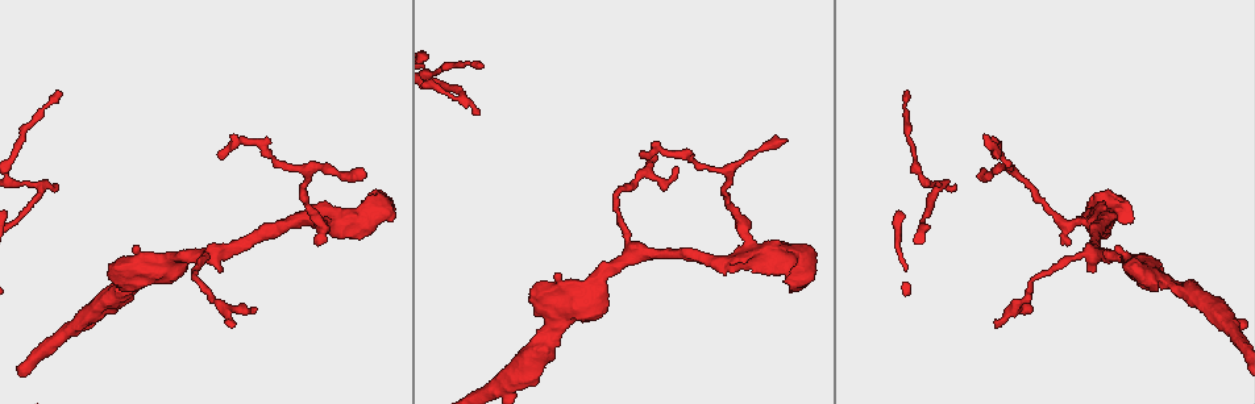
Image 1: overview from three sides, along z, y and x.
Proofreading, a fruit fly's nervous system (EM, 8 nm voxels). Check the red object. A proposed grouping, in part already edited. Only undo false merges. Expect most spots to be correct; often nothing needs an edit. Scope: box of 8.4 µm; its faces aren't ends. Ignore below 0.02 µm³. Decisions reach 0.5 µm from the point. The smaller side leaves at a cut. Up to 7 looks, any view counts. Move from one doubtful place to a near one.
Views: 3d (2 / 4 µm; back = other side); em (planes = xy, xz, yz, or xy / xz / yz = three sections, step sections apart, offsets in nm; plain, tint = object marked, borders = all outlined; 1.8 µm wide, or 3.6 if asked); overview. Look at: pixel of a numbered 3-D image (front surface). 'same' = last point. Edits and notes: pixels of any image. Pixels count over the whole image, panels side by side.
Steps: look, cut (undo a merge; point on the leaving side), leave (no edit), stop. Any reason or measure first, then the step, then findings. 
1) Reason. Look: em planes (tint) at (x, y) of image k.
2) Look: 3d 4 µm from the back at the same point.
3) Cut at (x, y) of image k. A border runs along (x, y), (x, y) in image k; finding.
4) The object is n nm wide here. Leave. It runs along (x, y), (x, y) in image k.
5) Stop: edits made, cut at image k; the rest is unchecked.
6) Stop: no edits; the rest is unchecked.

Sharp bend. Look: 3d 2 µm at (224, 308) of image 1.

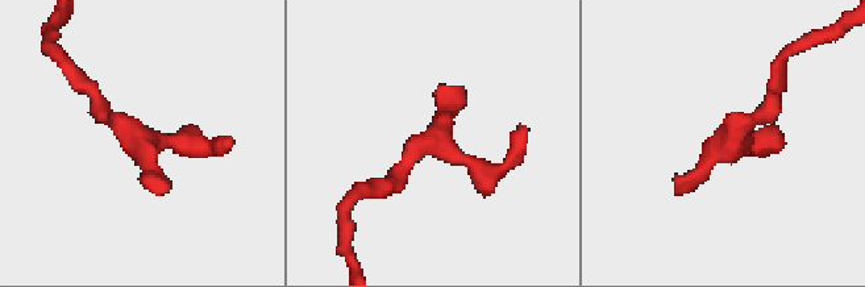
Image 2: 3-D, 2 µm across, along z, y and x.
Look: em yz step 16 (tint) at (733, 144) of image 2.

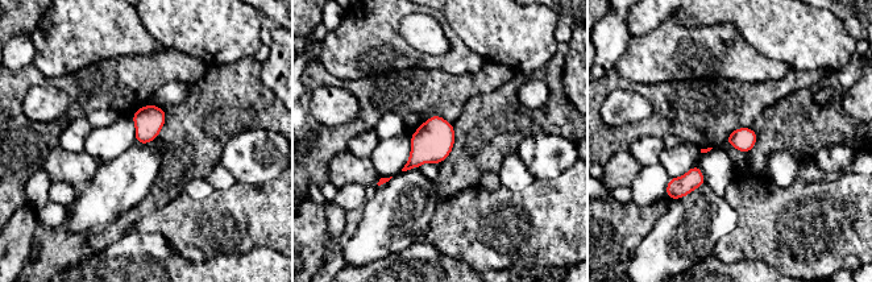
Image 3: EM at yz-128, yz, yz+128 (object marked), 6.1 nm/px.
Leave. Continuous, no second neuron.

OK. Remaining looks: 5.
Two arms in line, one across. Look: em planes (tint) at (165, 264) of image 1.

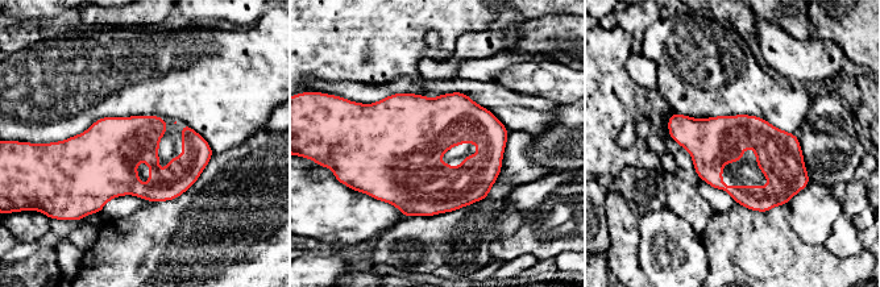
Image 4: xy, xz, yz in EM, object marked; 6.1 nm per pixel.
Leave. Continuous, no second neuron.

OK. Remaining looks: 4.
Abrupt turn. Look: em xy step 4 (tint) at (1011, 168) of image 1.

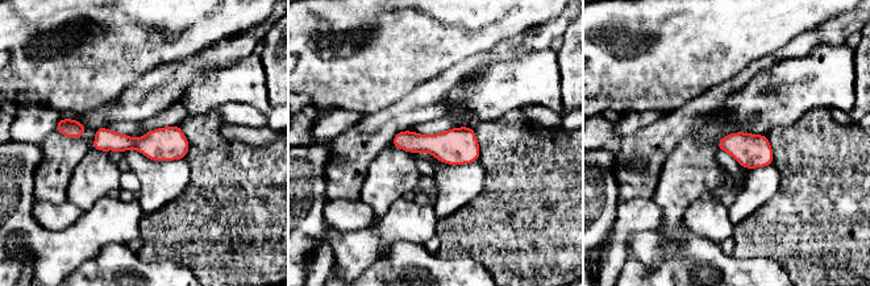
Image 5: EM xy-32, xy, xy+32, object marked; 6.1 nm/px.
Leave. It runs along (98, 133), (184, 150) in image 5; one neuron here.

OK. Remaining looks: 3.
Stop: no edits; the rest is unchecked.

